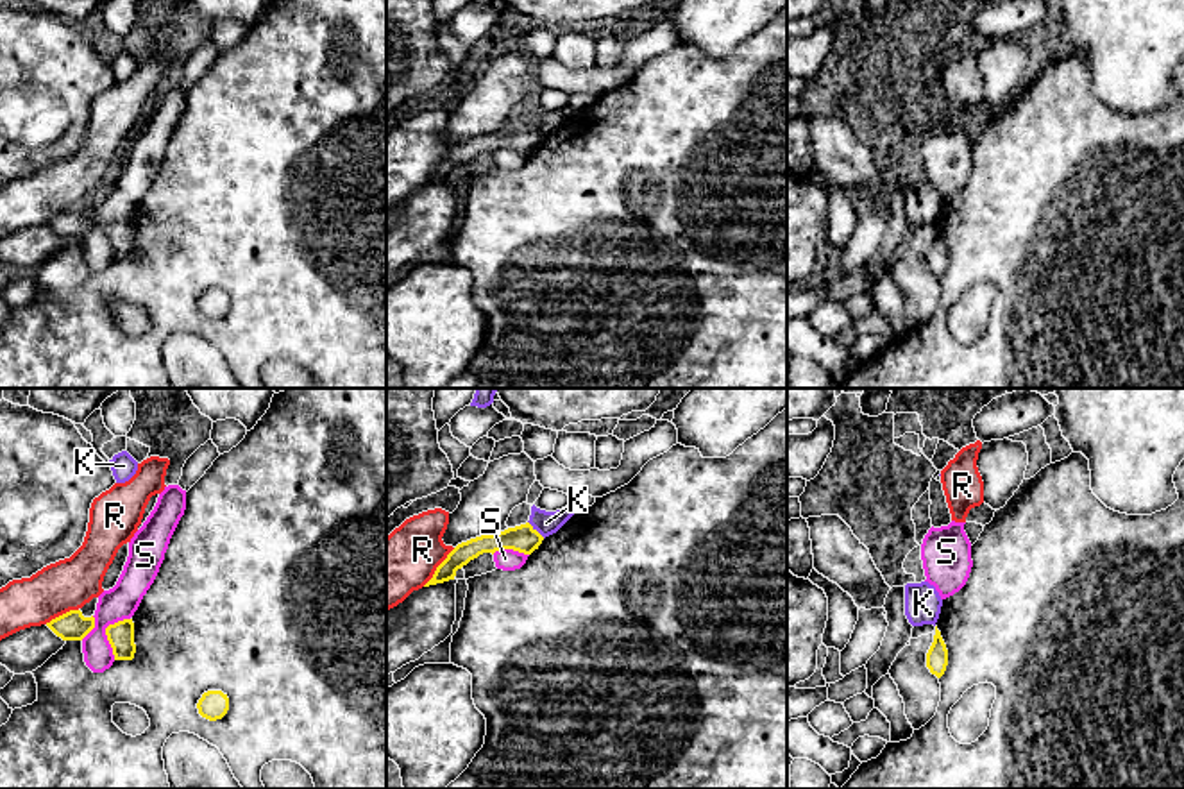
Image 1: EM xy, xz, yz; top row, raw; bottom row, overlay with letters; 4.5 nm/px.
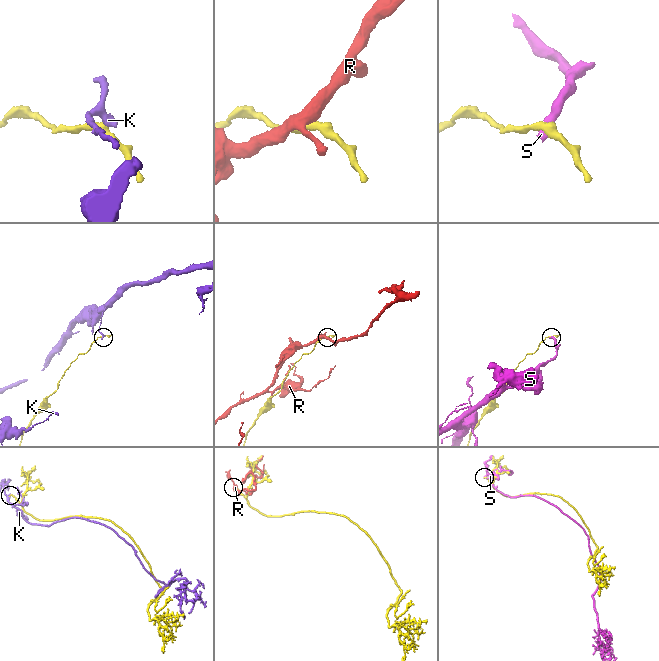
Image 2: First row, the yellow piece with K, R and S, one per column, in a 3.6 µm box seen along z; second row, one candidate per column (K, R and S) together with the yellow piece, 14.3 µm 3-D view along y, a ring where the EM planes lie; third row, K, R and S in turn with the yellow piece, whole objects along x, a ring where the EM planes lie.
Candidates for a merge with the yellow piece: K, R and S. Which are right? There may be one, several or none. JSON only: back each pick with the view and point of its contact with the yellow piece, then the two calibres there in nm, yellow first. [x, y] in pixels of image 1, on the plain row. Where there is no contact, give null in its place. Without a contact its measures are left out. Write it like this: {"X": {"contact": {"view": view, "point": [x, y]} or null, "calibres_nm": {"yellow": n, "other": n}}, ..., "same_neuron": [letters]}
{"same_neuron": []}

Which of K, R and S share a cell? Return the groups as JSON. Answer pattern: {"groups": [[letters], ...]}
{"groups": [["K"], ["R"], ["S"]]}

